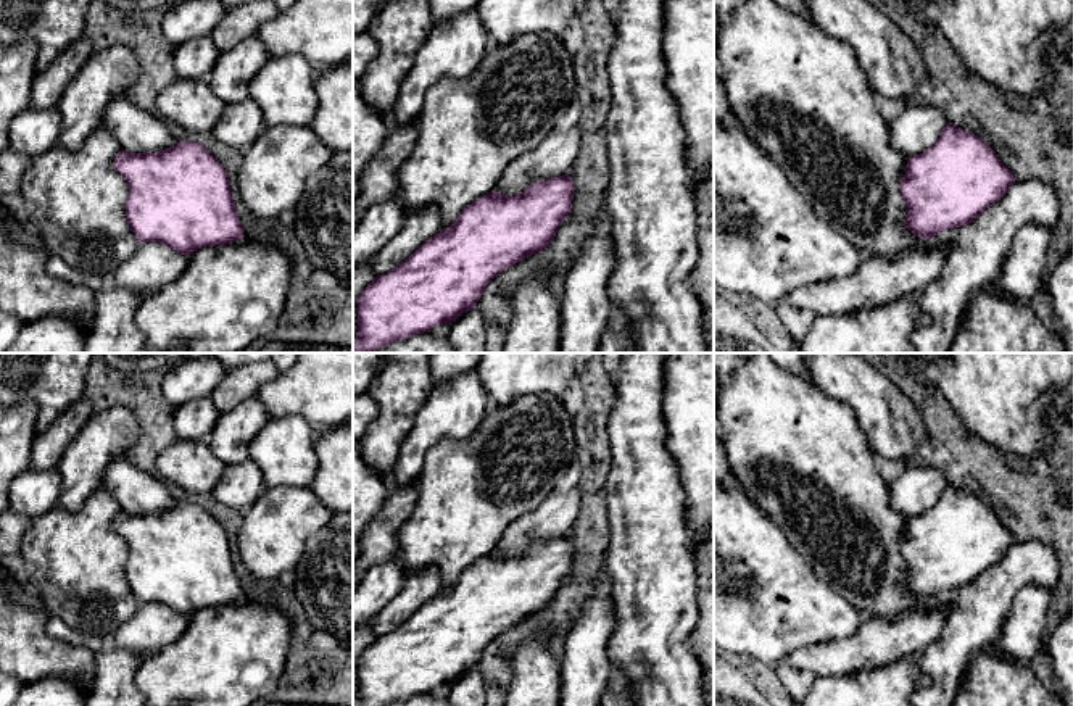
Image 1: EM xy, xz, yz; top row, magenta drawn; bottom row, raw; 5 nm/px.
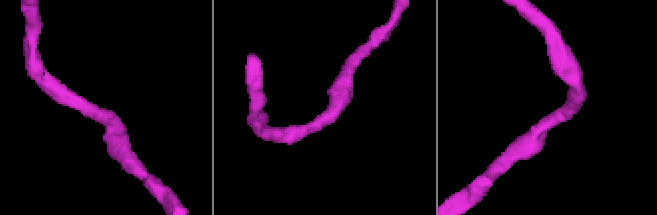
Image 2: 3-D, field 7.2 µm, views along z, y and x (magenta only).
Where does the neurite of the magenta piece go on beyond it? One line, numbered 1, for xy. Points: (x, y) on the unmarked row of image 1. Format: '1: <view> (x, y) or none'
1: xy (137, 492)

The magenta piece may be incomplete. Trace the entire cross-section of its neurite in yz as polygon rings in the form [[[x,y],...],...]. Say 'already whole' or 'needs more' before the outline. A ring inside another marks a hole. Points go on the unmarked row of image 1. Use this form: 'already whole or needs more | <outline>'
needs more | [[[905,467],[888,490],[893,509],[909,519],[901,556],[915,598],[973,583],[1015,543],[983,500],[951,485],[936,467]]]

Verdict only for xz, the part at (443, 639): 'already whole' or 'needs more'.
needs more

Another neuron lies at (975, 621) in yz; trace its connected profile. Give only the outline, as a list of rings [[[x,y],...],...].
[[[1031,538],[1015,542],[999,563],[962,587],[938,638],[915,659],[925,683],[914,691],[912,706],[952,706],[972,654],[996,642],[1018,592],[1031,583],[1052,587],[1058,575],[1054,548]]]

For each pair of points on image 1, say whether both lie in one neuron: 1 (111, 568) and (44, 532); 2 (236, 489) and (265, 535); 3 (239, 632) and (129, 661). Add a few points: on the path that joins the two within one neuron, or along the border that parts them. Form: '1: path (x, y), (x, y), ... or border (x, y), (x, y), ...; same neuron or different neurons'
1: path (95, 568), (84, 568), (66, 550), (60, 548); same neuron
2: border (266, 489), (244, 514); different neurons
3: border (116, 647), (142, 658), (136, 672), (139, 689); different neurons

